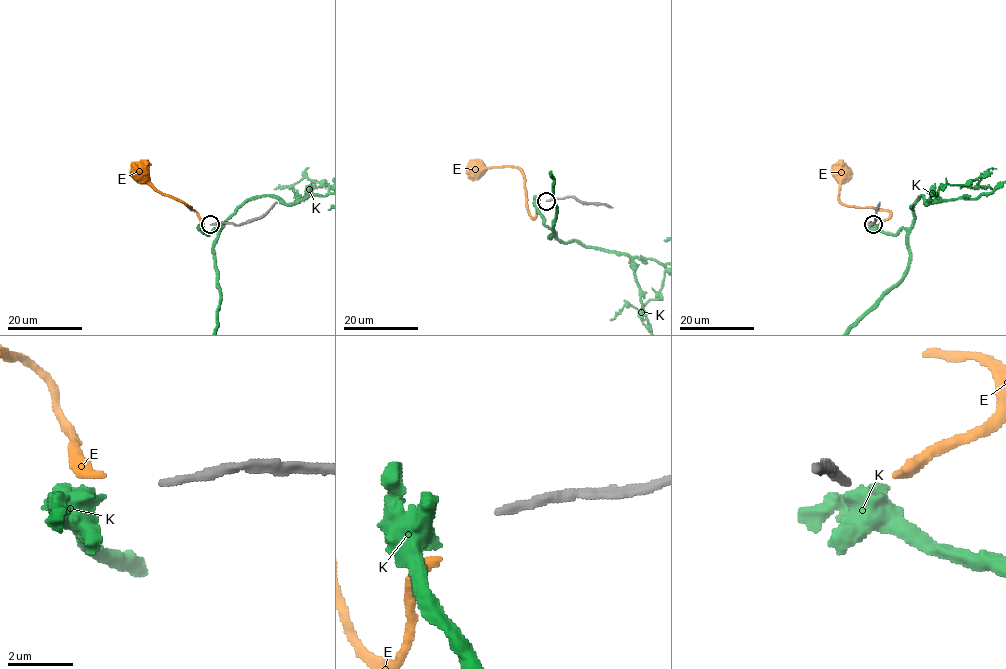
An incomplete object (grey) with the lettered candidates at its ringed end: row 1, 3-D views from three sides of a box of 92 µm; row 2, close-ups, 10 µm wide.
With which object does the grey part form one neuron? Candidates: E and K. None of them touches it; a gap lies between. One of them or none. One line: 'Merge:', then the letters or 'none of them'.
Merge: E

